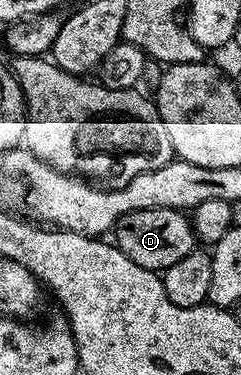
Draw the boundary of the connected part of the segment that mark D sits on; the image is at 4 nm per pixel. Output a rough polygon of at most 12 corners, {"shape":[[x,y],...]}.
{"shape":[[176,208],[129,212],[112,232],[136,266],[161,273],[195,251]]}

